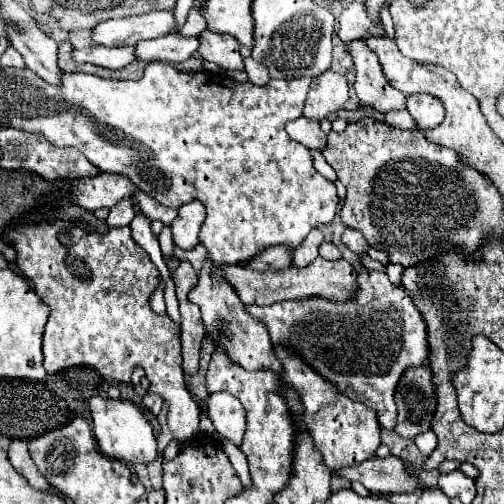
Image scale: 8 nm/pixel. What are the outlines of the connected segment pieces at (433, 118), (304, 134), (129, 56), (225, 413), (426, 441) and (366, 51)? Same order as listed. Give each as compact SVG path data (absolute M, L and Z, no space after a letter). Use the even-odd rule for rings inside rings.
M429 93L409 95L407 97L407 111L417 121L419 129L437 127L445 117L445 109L443 109L441 99L437 99L435 95L429 95Z
M299 117L287 123L287 135L291 139L295 139L297 143L305 145L307 149L315 149L315 151L323 151L327 147L327 135L321 131L319 121L307 119L307 117Z
M87 47L73 49L71 59L75 63L93 63L107 69L121 69L123 65L135 61L131 47Z
M211 393L207 401L215 431L239 447L245 435L245 409L241 401L231 393Z
M429 429L429 431L425 431L423 435L417 435L417 437L415 437L415 445L419 447L419 451L421 451L423 455L429 455L429 453L437 447L437 437L435 437L435 433Z
M355 47L355 93L359 97L361 107L371 107L379 113L401 111L405 109L405 95L391 87L369 47Z

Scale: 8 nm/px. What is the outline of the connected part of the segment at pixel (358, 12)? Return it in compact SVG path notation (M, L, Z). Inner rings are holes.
M351 3L339 15L337 37L341 41L353 41L359 39L359 35L367 35L367 13L363 11L363 3Z

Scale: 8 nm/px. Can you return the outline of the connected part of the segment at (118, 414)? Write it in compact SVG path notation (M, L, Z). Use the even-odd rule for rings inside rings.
M95 395L89 401L89 407L91 407L95 439L103 455L107 455L109 459L125 461L125 463L151 463L157 459L155 431L135 403L123 401L123 399L103 399Z

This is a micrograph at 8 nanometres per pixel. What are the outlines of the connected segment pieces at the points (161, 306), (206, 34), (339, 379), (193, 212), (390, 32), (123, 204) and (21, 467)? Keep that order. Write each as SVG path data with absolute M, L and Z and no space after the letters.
M159 277L159 283L151 295L151 307L157 313L165 313L165 299L163 299L163 289L165 289L165 281Z
M203 31L197 35L199 39L199 55L205 61L211 61L229 71L241 71L243 59L239 55L239 43L231 39L231 35L215 35L211 31Z
M365 271L365 273L357 273L357 295L349 301L333 301L333 299L325 299L325 297L309 297L309 299L295 299L295 301L281 301L281 303L273 303L273 305L267 305L267 307L261 307L261 305L247 305L247 311L251 311L251 315L255 315L257 319L263 319L263 323L267 325L269 329L269 335L271 335L271 341L275 347L287 347L291 351L295 351L297 355L301 355L301 359L305 363L311 365L311 369L315 369L323 379L327 379L329 383L333 383L339 393L343 393L345 397L353 399L353 401L359 401L359 403L365 403L367 407L371 407L375 413L377 413L377 421L383 429L395 429L397 425L397 407L395 407L395 387L401 379L401 375L409 369L409 367L419 367L427 361L427 329L423 325L423 319L417 311L417 307L411 303L411 299L407 299L403 287L399 285L393 285L387 275L383 271Z
M191 201L183 207L179 207L179 219L175 219L169 227L173 233L173 241L179 249L193 249L197 247L197 235L199 235L199 223L203 223L203 205L199 201Z
M383 5L380 11L380 17L381 17L381 21L384 26L386 35L389 38L394 39L395 32L394 32L392 17L389 12L389 5Z
M123 199L123 201L119 201L115 207L111 207L107 225L109 225L109 227L125 227L125 225L131 223L133 217L135 217L135 209L133 209L131 199Z
M13 439L11 445L9 445L7 455L9 455L9 461L11 461L11 465L15 467L15 471L21 473L21 475L29 481L31 487L35 487L35 489L39 489L39 491L51 491L51 493L57 493L57 491L53 491L53 489L47 489L49 483L43 479L43 475L39 475L35 463L31 463L31 457L29 457L27 443L25 443L25 441Z

